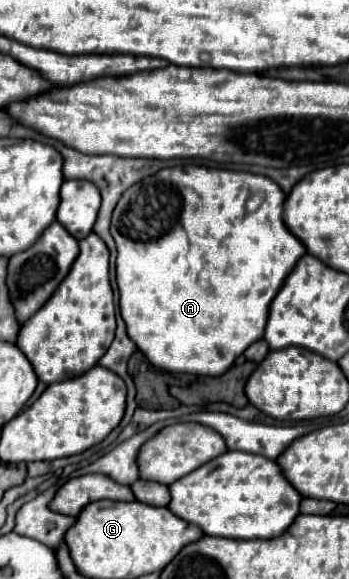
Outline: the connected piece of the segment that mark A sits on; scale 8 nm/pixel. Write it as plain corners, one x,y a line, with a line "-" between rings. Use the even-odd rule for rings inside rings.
165,167
153,177
145,177
137,185
131,185
125,195
121,195
113,219
111,219
111,235
117,243
117,285
121,293
121,317
127,325
127,333
139,351
153,363
155,367
171,373
191,373
191,375
223,375
233,361
257,339
265,333
269,303
273,301
275,293
281,289
285,277
293,271
295,263
305,255
305,245
285,227
283,223
283,203
285,193
273,183
269,177
253,175
247,171
233,171
228,169
214,169
208,167

